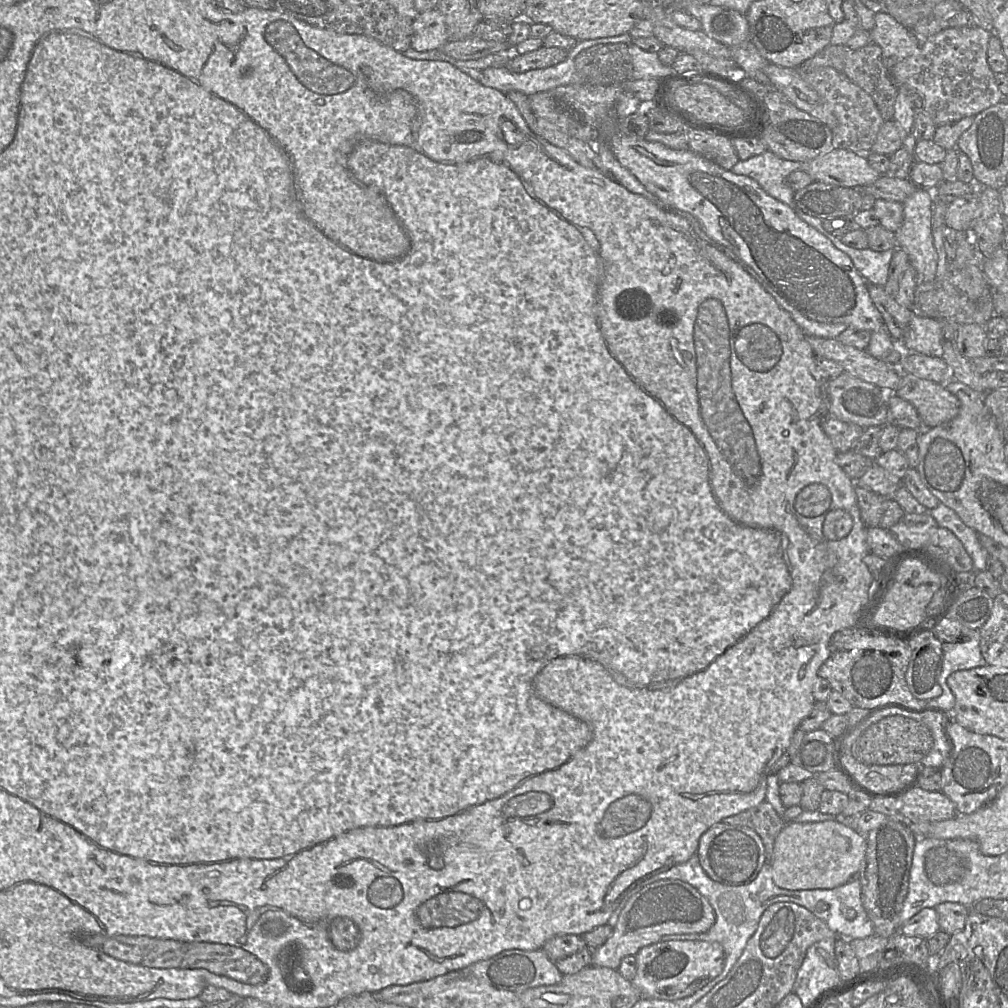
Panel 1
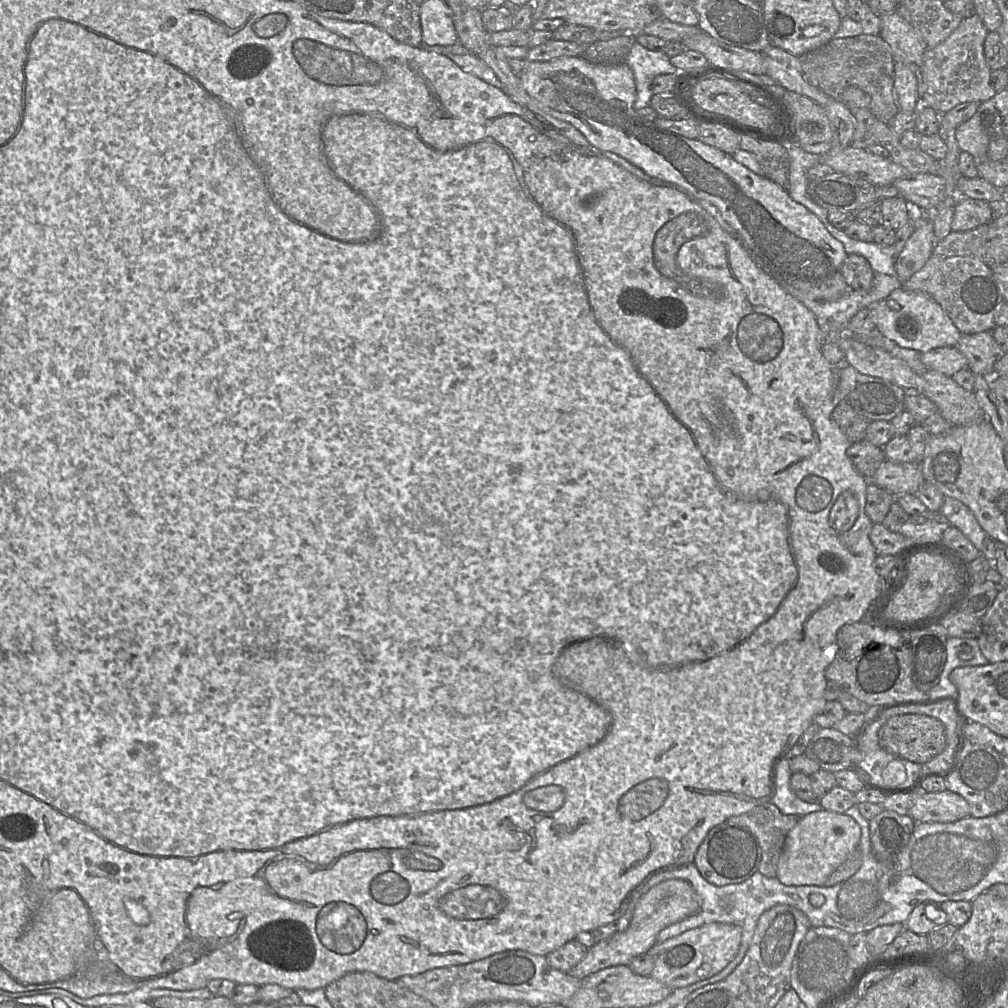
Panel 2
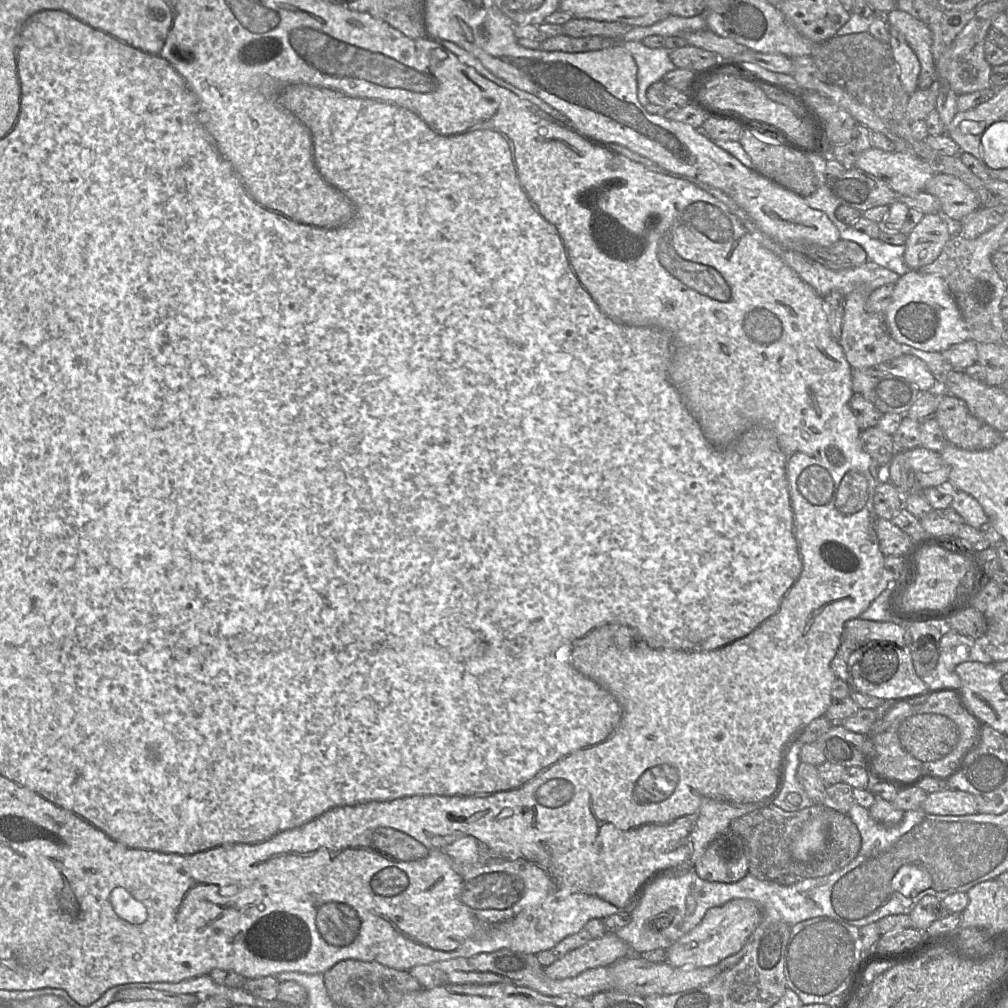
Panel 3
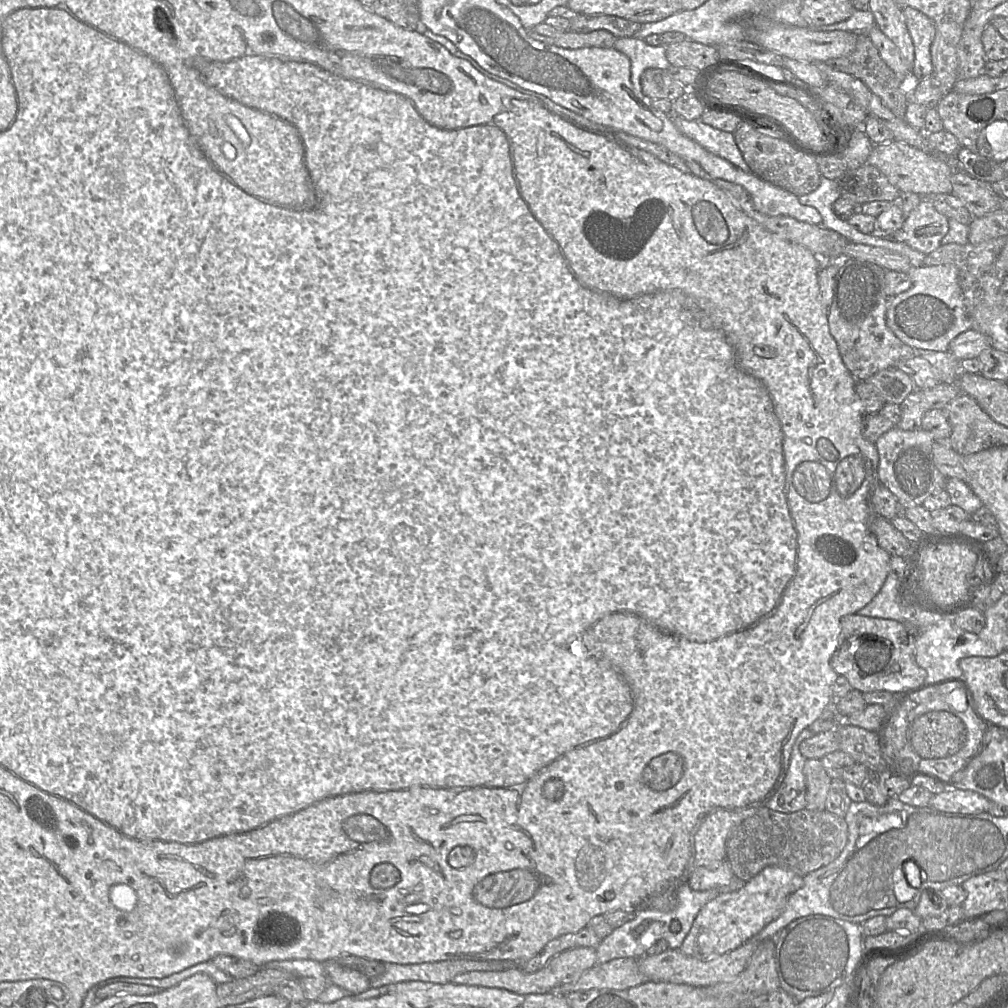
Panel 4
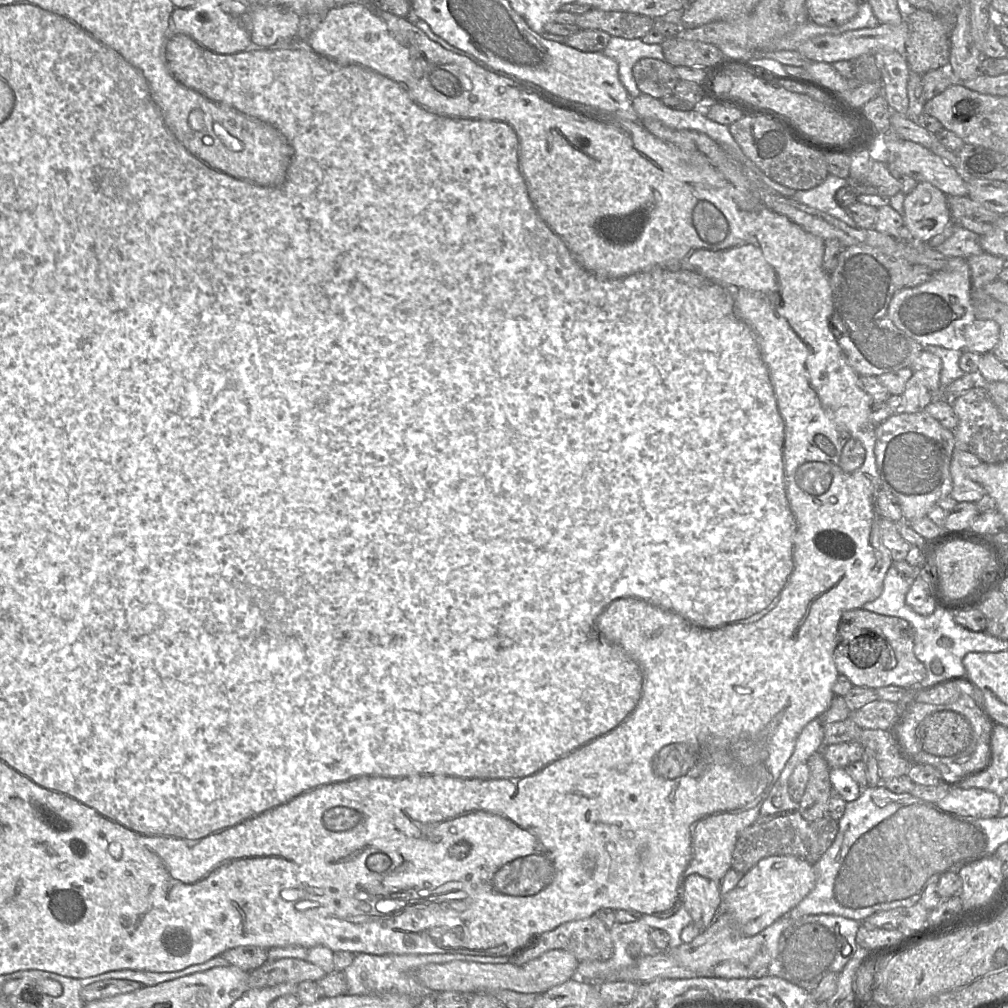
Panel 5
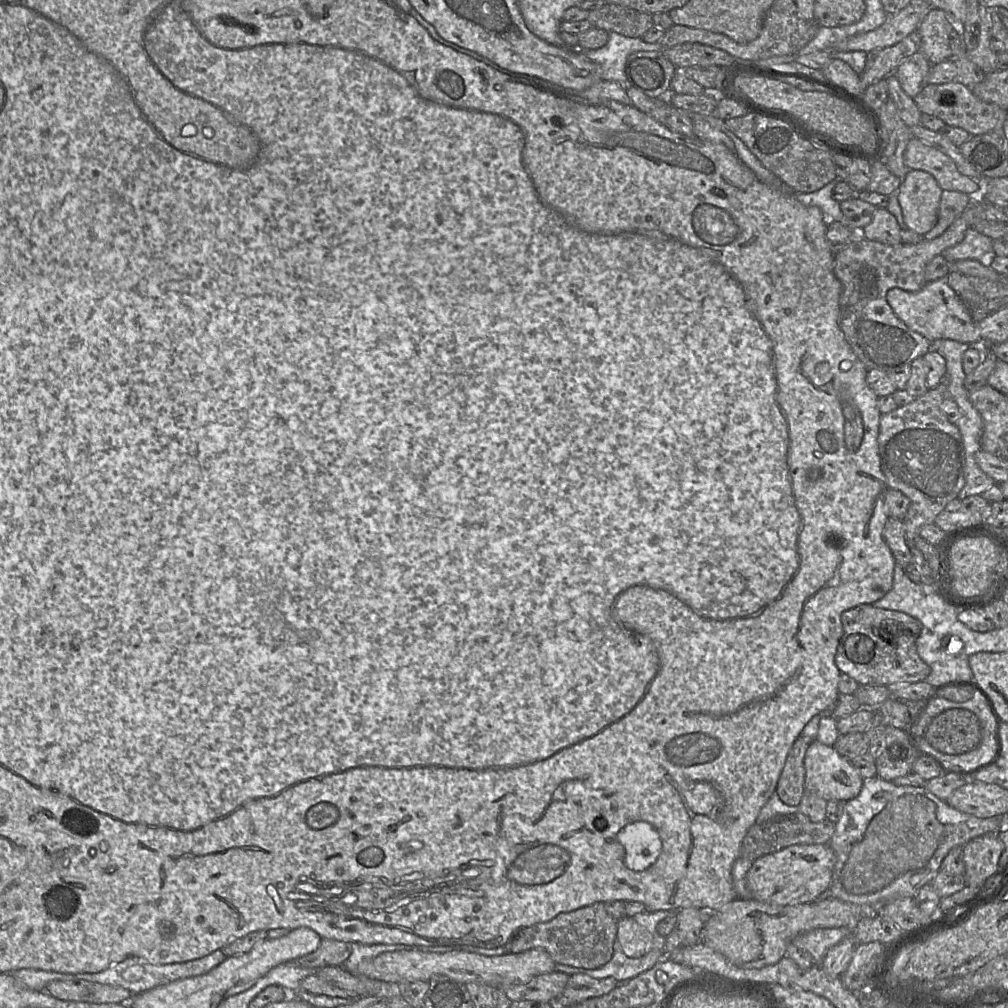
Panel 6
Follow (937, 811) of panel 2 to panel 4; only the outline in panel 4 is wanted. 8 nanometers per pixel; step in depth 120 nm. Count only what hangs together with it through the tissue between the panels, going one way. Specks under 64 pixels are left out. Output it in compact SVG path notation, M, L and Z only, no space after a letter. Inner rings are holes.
M949 788L933 795L930 806L945 812L979 814L988 812L990 801L971 790Z

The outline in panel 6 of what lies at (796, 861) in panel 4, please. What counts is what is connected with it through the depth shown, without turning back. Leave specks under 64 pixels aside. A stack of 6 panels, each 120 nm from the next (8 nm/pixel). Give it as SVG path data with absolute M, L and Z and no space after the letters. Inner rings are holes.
M801 812L777 815L763 823L755 823L747 832L741 845L740 856L752 861L796 844L826 844L835 832L835 823L828 818L812 822Z

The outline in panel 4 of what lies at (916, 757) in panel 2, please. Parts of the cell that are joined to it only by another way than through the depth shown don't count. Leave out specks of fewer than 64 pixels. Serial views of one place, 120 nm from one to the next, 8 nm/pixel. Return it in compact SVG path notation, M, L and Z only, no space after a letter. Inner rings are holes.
M930 711L917 717L908 730L913 750L926 759L944 758L956 754L965 744L964 722L947 711Z

